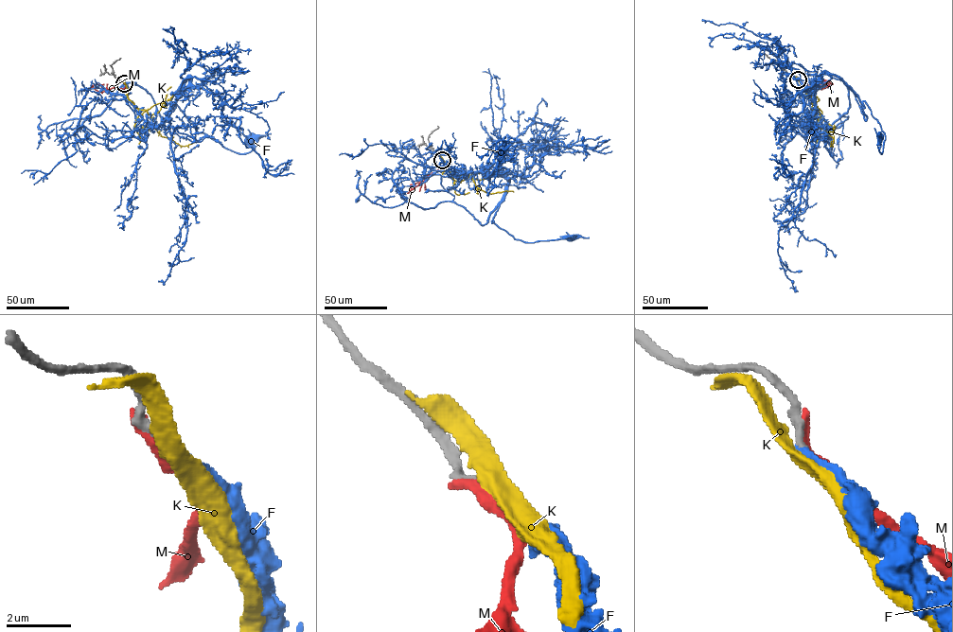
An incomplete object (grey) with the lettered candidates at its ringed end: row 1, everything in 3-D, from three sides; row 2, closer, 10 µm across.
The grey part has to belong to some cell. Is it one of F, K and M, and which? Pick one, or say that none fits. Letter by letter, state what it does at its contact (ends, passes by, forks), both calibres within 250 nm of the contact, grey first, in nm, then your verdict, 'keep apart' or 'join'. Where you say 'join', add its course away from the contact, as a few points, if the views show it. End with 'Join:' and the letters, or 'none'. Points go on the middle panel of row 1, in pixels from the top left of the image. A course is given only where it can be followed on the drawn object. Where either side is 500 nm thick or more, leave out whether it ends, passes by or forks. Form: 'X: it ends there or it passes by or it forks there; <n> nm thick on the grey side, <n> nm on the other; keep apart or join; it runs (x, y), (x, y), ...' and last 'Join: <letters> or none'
F: it ends there; 240 nm thick on the grey side, 200 nm on the other; join; it runs (442, 160), (444, 169), (482, 170), (508, 181), (492, 222), (514, 238), (534, 242), (570, 236)
K: it passes by; 240 nm thick on the grey side, 420 nm on the other; keep apart
M: it ends there; 340 nm thick on the grey side, 400 nm on the other; keep apart
Join: F

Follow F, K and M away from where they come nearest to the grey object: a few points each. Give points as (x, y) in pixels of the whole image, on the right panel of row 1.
F: (798, 79), (808, 96), (810, 125), (816, 83), (830, 73), (879, 123), (881, 153), (879, 137)
K: (798, 79), (815, 103), (811, 110), (819, 126), (834, 139), (832, 146), (831, 141)
M: (798, 78), (805, 85), (827, 87), (829, 84), (821, 80), (828, 80), (831, 85)

